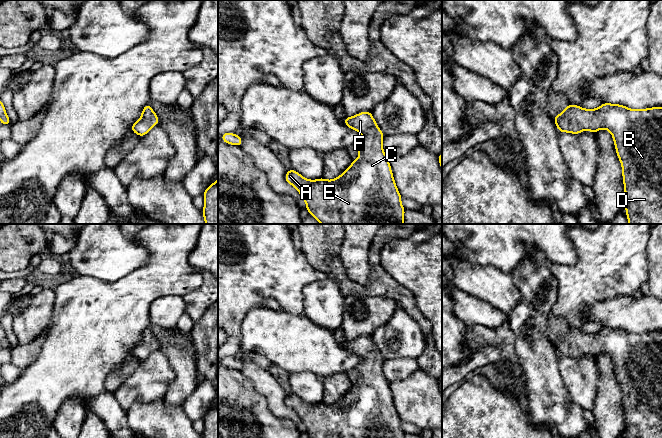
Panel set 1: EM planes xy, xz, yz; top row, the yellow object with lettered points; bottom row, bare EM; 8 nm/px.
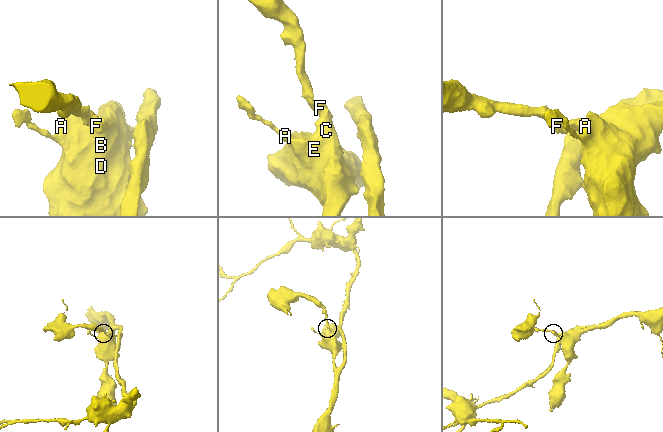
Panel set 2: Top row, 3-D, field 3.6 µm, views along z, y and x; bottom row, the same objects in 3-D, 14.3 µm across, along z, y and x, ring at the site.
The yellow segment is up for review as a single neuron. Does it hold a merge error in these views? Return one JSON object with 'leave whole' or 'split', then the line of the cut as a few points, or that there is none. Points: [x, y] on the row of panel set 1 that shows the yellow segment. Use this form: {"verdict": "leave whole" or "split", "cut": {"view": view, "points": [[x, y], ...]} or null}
{"verdict": "leave whole", "cut": null}

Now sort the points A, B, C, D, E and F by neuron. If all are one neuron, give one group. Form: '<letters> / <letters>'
A B C D E F

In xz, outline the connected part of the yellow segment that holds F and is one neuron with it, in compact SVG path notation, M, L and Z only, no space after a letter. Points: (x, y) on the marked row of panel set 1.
M364 111L352 117L345 117L344 124L363 134L355 143L360 152L349 168L333 180L323 177L308 180L290 169L285 175L287 183L294 186L305 200L309 215L321 224L404 224L405 209L396 187L389 158L384 153L383 132L378 128L371 112Z

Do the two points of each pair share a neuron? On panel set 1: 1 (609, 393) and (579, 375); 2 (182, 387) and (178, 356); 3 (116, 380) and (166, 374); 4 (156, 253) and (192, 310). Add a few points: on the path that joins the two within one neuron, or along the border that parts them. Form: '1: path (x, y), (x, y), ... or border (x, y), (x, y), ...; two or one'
1: border (596, 363), (597, 392), (591, 409); two
2: path (182, 379), (182, 364); one
3: border (140, 361), (137, 368), (113, 392); two
4: border (203, 282), (198, 287), (182, 295); two

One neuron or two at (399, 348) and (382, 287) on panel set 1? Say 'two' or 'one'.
two

